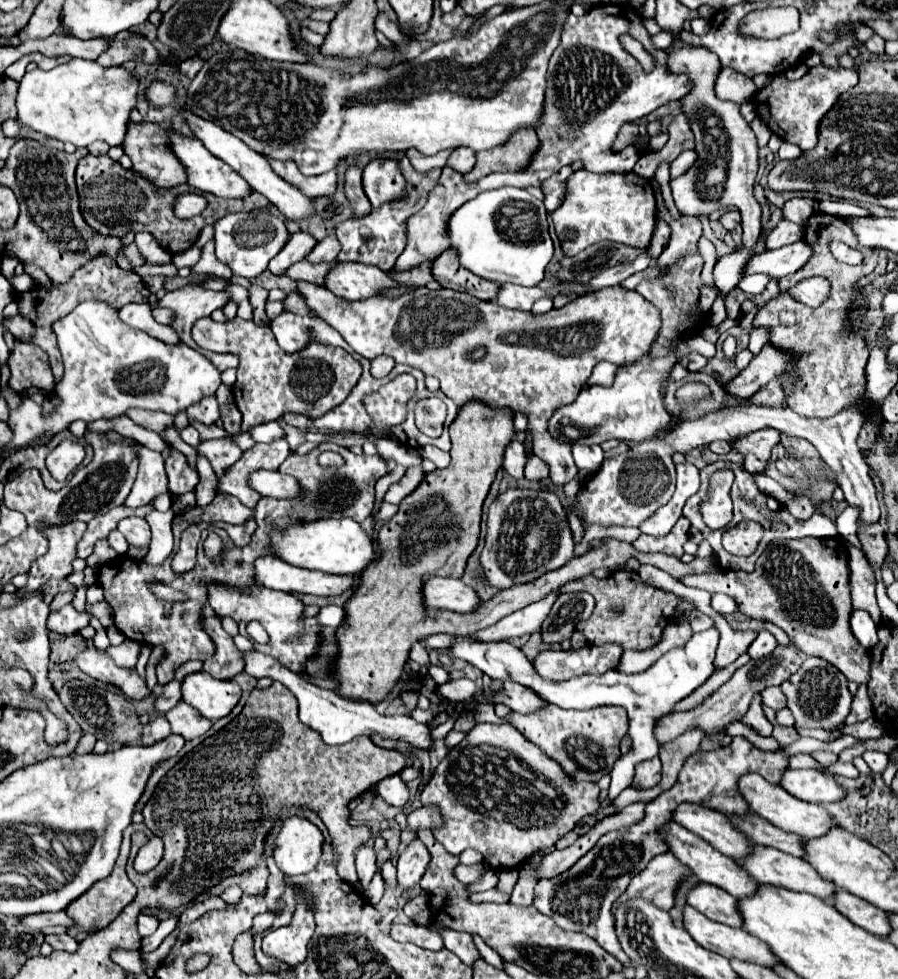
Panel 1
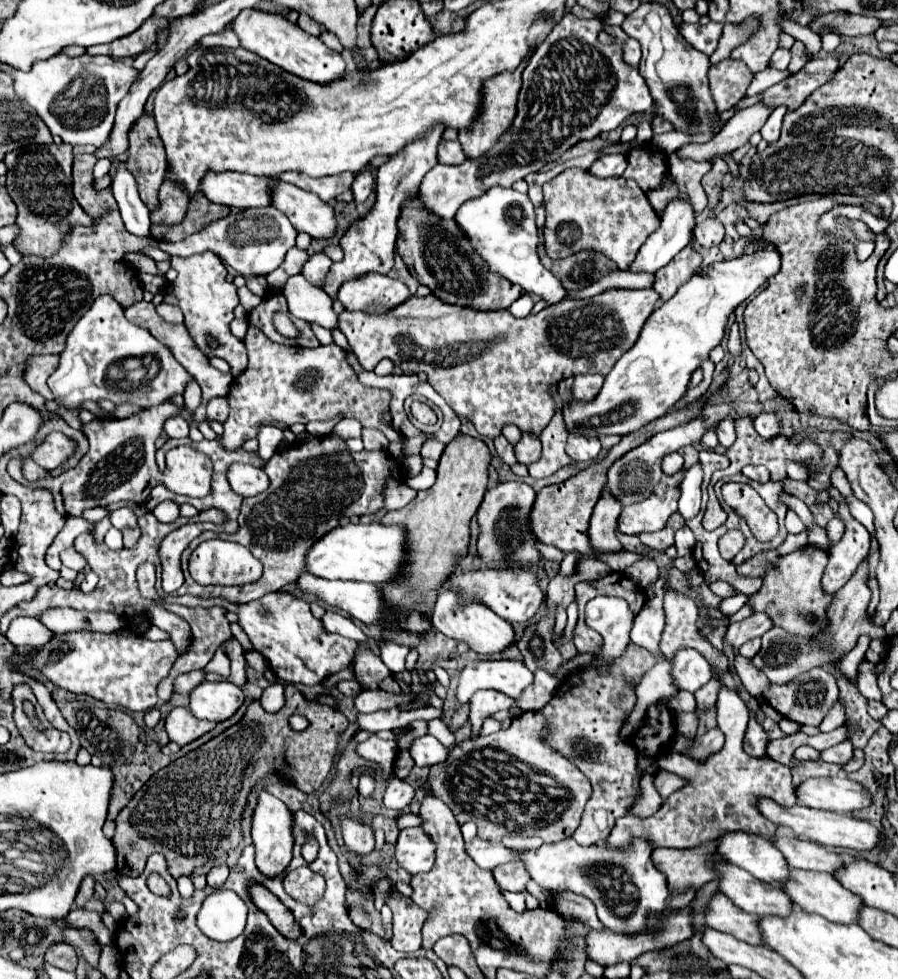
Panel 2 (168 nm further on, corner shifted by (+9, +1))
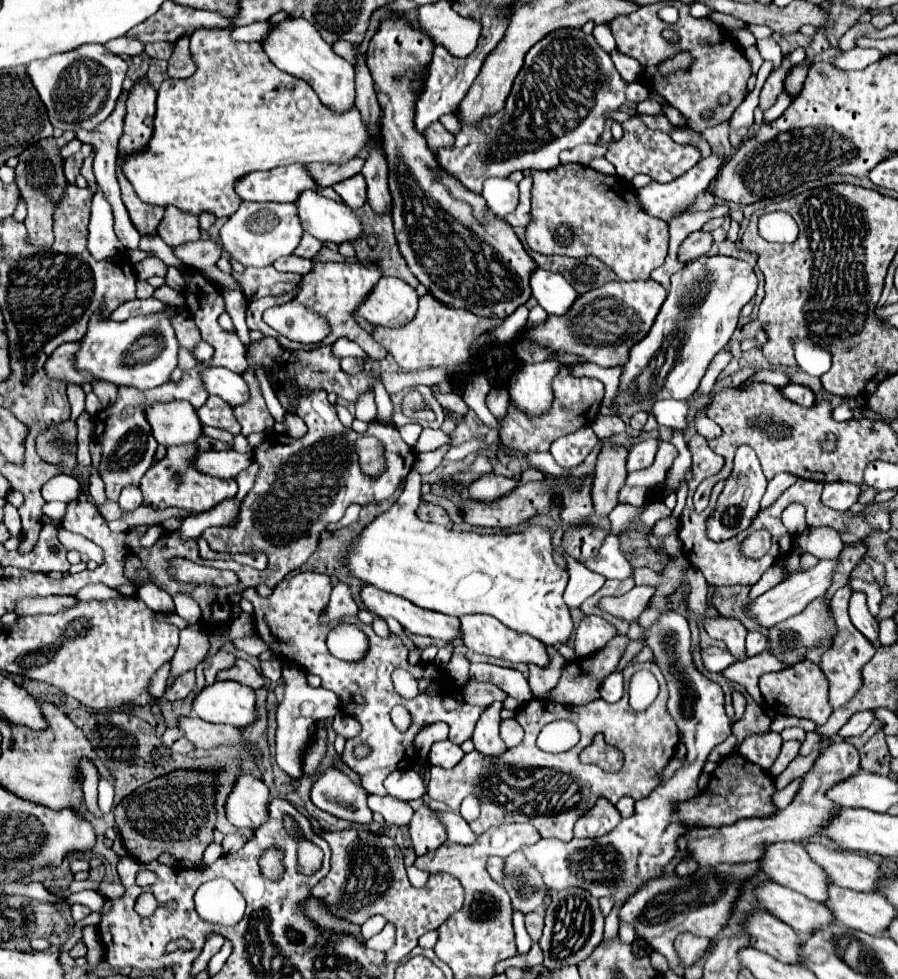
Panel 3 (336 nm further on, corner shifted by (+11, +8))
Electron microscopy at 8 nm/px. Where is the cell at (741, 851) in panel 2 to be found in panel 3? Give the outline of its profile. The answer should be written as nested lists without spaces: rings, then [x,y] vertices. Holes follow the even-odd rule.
[[[779,842],[767,846],[761,858],[761,868],[781,886],[797,890],[823,904],[829,900],[827,888],[831,878],[809,858],[807,850],[799,842]]]

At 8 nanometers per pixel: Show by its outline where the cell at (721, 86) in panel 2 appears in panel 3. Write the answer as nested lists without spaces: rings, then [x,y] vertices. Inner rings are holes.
[[[667,2],[667,4],[675,6],[679,10],[679,20],[675,24],[667,26],[663,20],[659,20],[657,10],[661,10],[665,4],[653,4],[647,8],[641,6],[633,14],[619,16],[619,18],[611,20],[607,26],[611,28],[611,34],[617,42],[617,50],[629,58],[635,58],[641,64],[641,78],[639,80],[649,88],[649,92],[663,96],[669,106],[673,106],[681,112],[681,116],[685,118],[689,128],[703,132],[709,126],[717,126],[721,122],[727,122],[733,116],[735,108],[745,100],[747,80],[751,76],[749,62],[745,60],[745,54],[741,52],[741,46],[737,44],[737,40],[727,30],[717,26],[713,20],[693,18],[689,14],[687,4],[681,4],[681,2]],[[665,28],[671,28],[679,34],[677,44],[669,44],[667,40],[663,40],[661,32]],[[677,52],[689,52],[691,66],[687,70],[677,70],[673,74],[663,76],[659,72],[659,64],[663,64],[665,60],[671,60]],[[723,92],[727,92],[731,96],[731,102],[727,106],[717,106],[717,100]],[[707,108],[713,110],[713,118],[701,120],[701,112]]]

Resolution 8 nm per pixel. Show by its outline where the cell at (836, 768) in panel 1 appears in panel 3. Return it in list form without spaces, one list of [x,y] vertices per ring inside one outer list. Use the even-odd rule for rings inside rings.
[[[799,780],[791,782],[791,784],[789,784],[785,790],[775,792],[775,794],[773,794],[773,806],[777,806],[777,808],[785,808],[785,806],[787,806],[787,804],[793,800],[795,790],[799,790]]]

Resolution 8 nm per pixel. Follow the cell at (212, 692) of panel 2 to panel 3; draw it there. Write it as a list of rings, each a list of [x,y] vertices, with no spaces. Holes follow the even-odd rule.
[[[215,682],[197,694],[193,712],[211,724],[247,728],[257,720],[255,692],[239,682]]]

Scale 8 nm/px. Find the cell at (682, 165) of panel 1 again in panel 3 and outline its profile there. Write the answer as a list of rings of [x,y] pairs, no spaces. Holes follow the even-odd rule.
[[[783,56],[779,68],[775,68],[775,70],[769,74],[769,78],[767,78],[765,86],[763,86],[763,92],[761,92],[761,96],[759,96],[759,108],[767,110],[767,108],[775,102],[777,94],[783,92],[783,82],[785,82],[787,72],[791,70],[791,66],[793,66],[793,64],[791,64],[789,60],[785,60],[785,56]]]

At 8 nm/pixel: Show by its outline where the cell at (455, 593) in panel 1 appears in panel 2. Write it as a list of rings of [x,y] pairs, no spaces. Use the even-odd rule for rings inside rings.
[[[443,589],[439,593],[437,605],[433,609],[433,629],[455,639],[455,641],[469,643],[469,647],[477,653],[499,653],[507,645],[515,643],[515,637],[513,637],[515,631],[505,619],[501,619],[495,611],[491,611],[483,603],[477,603],[477,601],[463,603],[461,595],[451,589]]]

